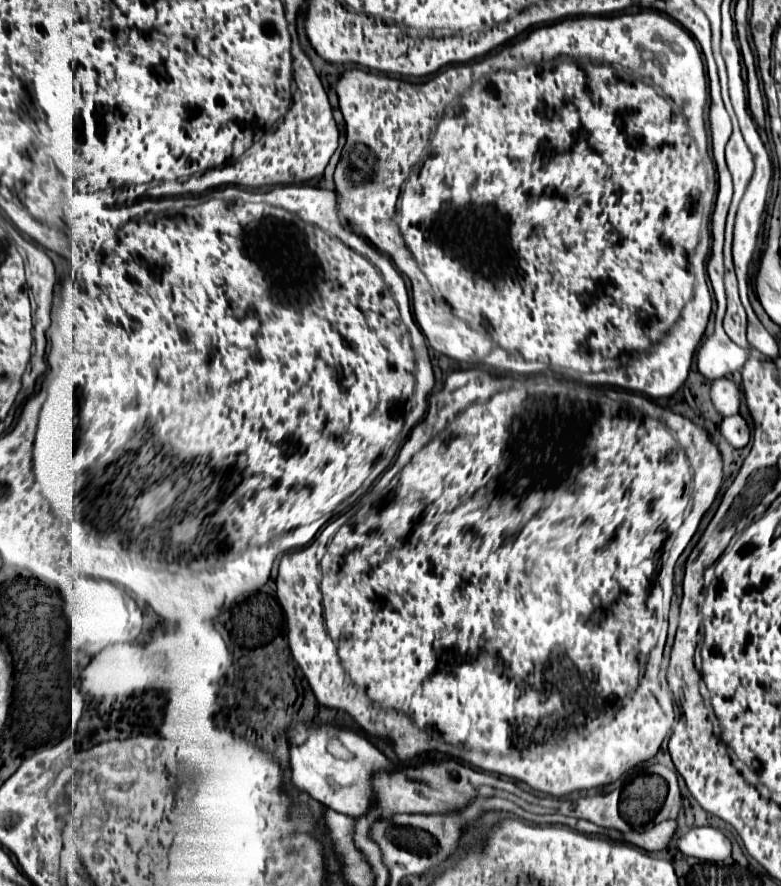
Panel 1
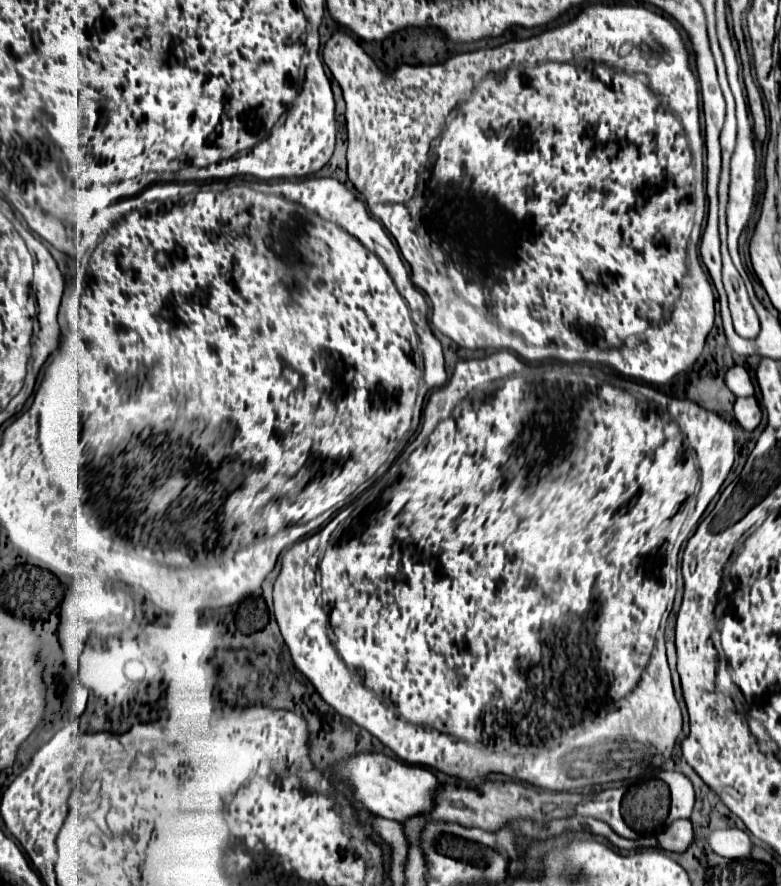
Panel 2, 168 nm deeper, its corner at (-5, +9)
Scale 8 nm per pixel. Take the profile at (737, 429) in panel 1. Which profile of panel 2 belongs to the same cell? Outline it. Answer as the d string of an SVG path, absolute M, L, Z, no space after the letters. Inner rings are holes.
M750 396L750 398L736 398L734 416L736 416L736 422L746 432L752 432L760 424L760 420L762 420L762 412L760 412L760 406L758 406L756 398L754 396Z

